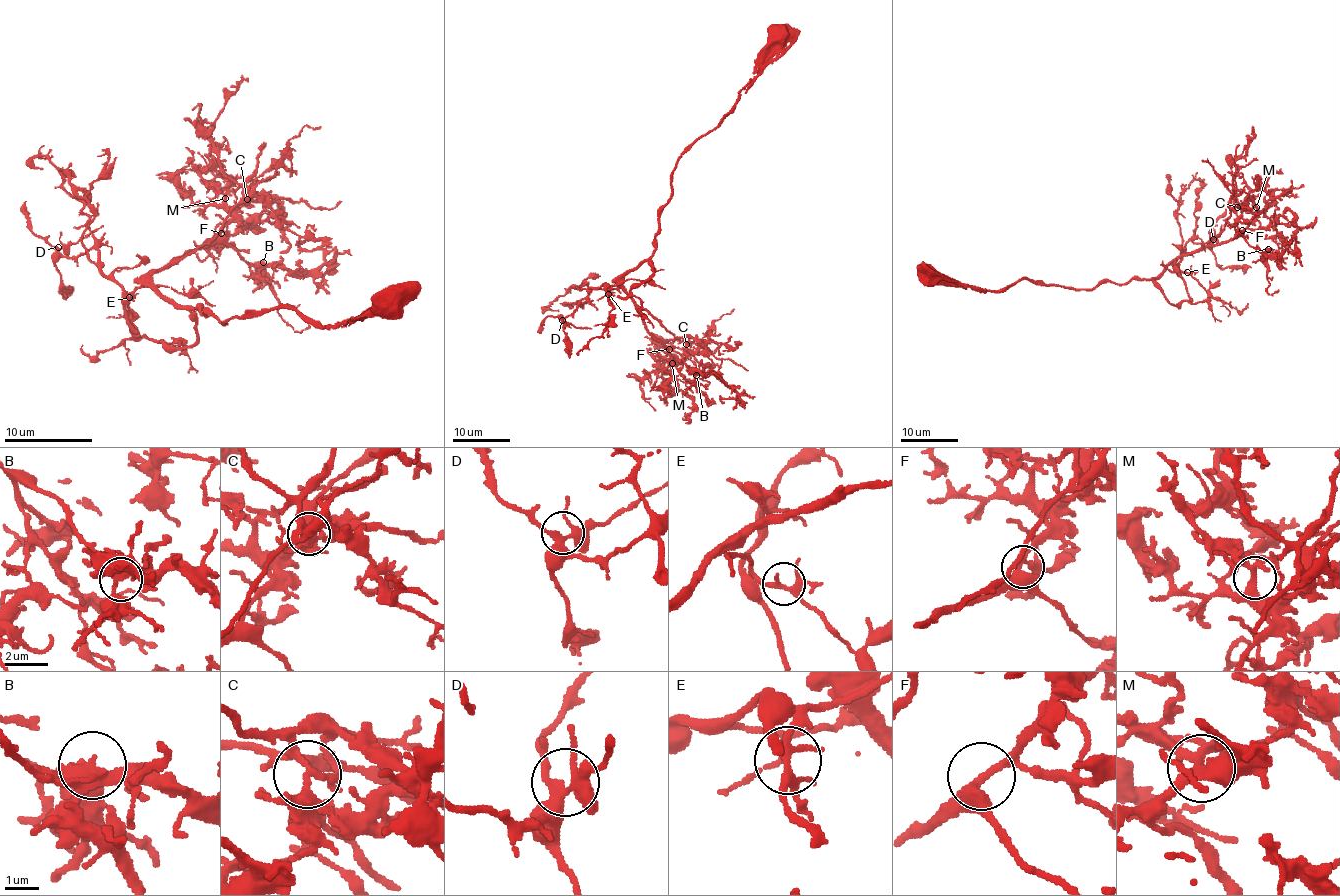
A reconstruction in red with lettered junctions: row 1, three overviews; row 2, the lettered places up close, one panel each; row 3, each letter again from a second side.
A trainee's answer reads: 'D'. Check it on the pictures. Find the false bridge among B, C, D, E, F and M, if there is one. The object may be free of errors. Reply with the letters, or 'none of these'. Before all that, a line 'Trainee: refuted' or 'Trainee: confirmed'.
Trainee: refuted
none of these

